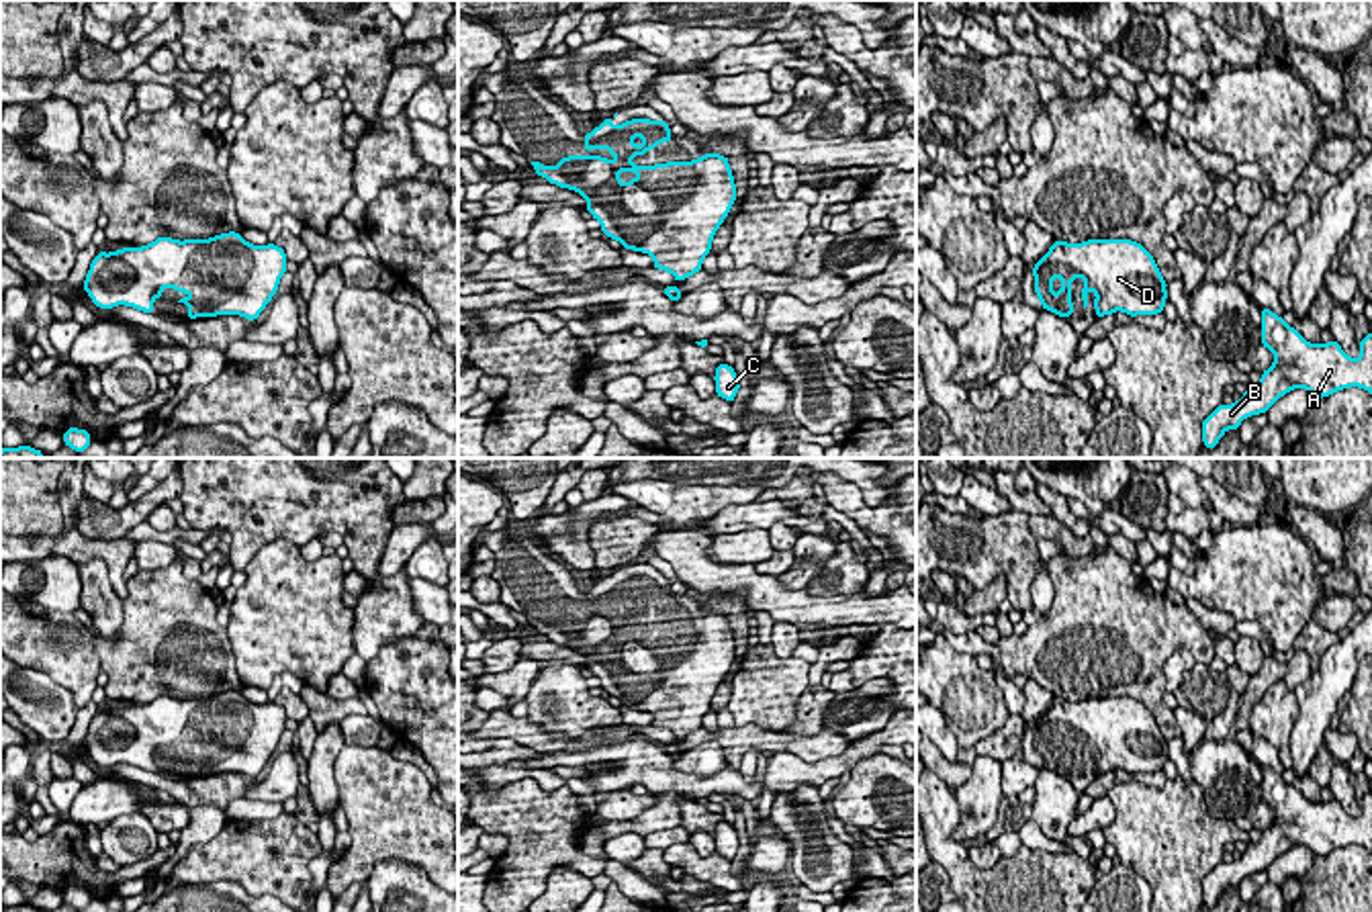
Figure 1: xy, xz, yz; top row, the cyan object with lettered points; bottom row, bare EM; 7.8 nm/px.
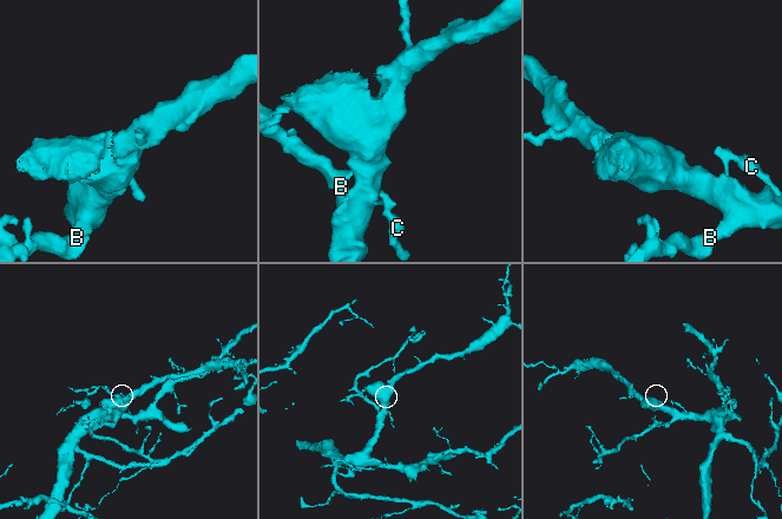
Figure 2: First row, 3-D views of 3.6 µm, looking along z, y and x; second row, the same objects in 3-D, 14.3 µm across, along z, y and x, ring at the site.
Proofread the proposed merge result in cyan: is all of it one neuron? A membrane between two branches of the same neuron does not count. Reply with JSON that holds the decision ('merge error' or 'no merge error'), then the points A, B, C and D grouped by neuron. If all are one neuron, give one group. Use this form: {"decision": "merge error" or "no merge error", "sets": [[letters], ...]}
{"decision": "no merge error", "sets": [["A", "B", "C", "D"]]}

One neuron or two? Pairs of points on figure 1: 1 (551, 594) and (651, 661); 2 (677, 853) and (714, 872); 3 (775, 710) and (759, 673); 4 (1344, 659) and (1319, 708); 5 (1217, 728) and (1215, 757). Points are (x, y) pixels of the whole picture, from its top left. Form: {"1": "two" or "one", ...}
{"1": "one", "2": "one", "3": "one", "4": "one", "5": "two"}

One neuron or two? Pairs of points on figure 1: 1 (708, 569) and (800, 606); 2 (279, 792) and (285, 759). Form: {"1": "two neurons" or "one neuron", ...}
{"1": "one neuron", "2": "one neuron"}

